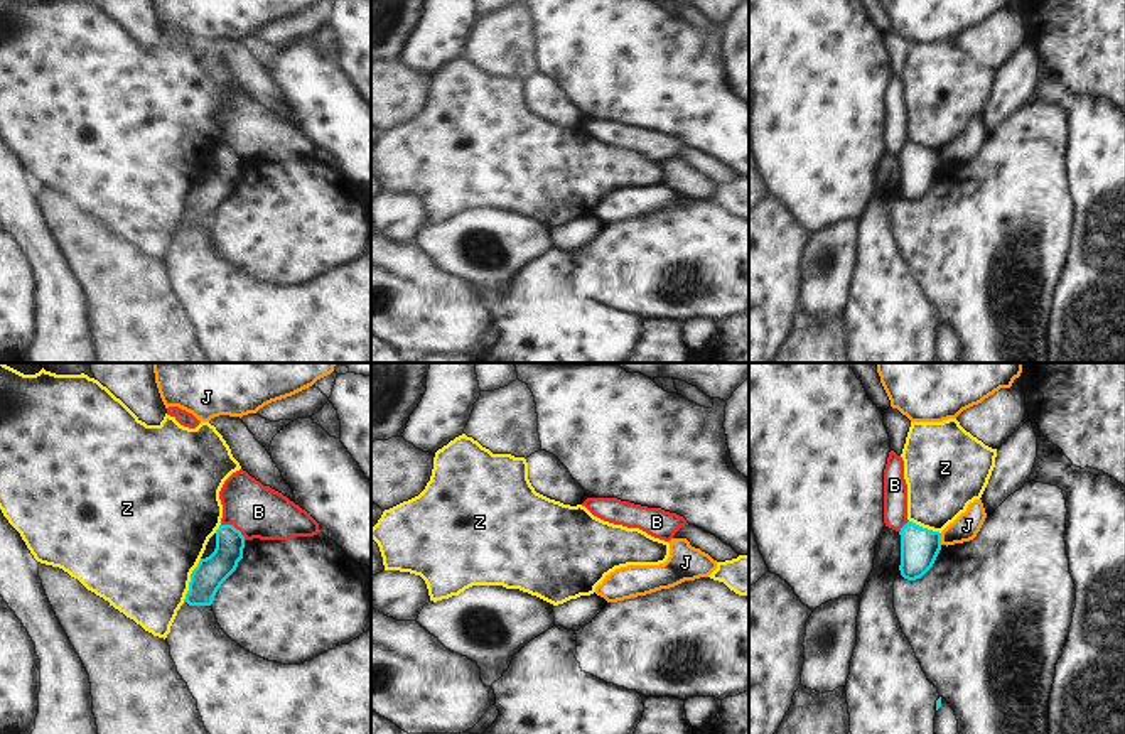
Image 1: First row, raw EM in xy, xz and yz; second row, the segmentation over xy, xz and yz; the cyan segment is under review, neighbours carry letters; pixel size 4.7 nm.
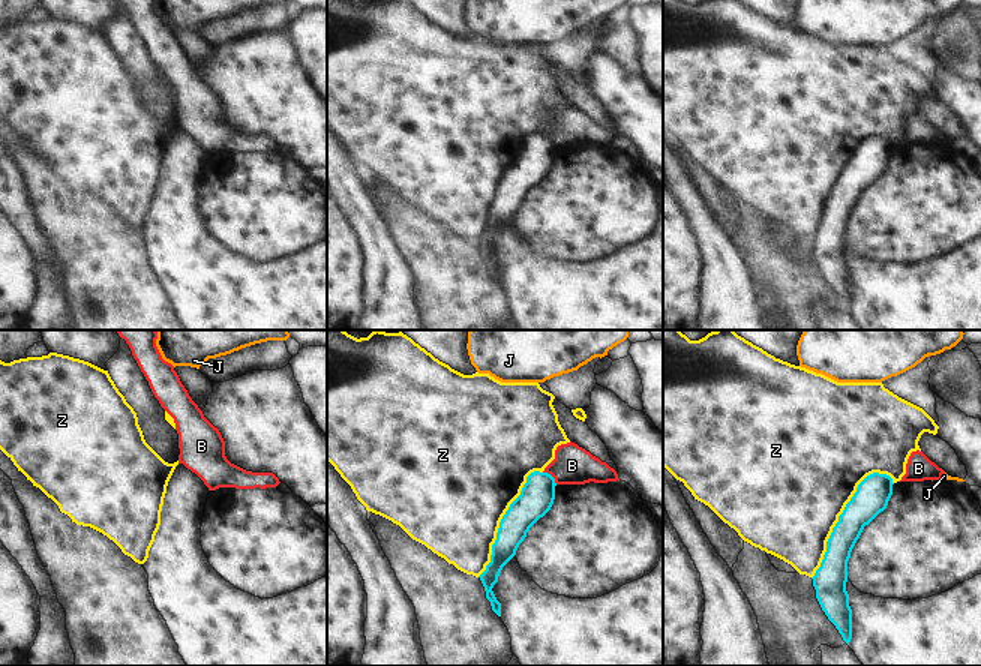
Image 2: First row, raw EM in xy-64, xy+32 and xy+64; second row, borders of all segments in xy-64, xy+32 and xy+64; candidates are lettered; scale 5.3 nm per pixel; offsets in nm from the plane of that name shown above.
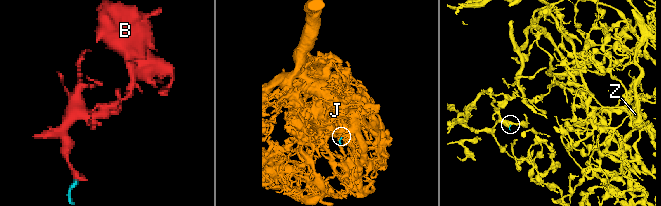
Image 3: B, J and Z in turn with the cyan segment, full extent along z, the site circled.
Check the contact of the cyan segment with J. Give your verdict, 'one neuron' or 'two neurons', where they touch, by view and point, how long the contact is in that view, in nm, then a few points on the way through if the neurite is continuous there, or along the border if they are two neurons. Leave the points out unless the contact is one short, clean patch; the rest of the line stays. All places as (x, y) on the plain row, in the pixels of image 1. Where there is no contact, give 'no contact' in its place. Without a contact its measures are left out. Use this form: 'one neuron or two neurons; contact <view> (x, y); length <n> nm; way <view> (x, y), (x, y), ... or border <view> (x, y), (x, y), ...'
two neurons; contact yz (940, 161); length 60 nm; border yz (940, 156), (941, 166)

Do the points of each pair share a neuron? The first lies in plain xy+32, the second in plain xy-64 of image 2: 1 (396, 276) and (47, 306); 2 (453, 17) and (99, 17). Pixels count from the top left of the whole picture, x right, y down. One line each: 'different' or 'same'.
1: same
2: different

